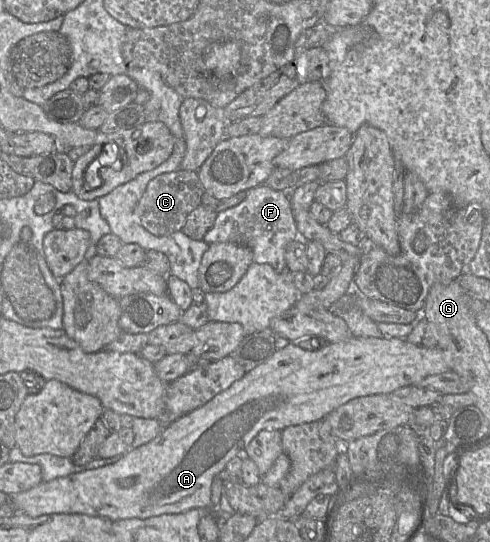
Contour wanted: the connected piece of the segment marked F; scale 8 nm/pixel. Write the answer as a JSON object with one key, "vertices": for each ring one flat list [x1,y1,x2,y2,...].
{"vertices":[[261,184,248,190,246,198,238,205,217,213,213,227,203,241,213,243,232,242,248,246,253,251,253,262,270,264,278,273,287,269,286,247,299,238,288,193]]}

